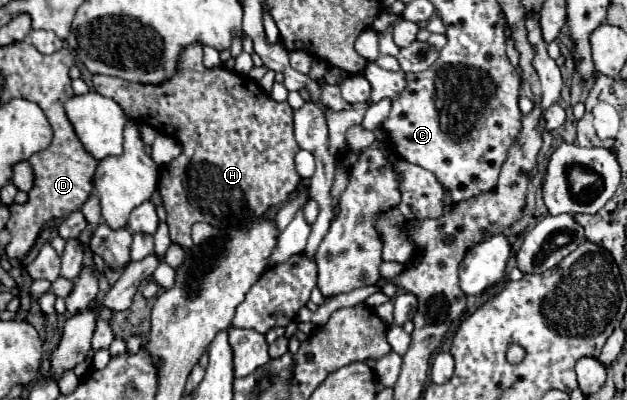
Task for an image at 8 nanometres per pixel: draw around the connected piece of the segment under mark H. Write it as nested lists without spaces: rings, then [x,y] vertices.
[[[188,44],[180,54],[176,74],[160,84],[128,82],[102,74],[94,74],[92,82],[96,92],[116,100],[130,120],[138,124],[146,122],[148,126],[154,126],[156,132],[172,136],[182,144],[182,154],[160,168],[158,192],[162,194],[162,204],[168,214],[166,224],[170,226],[170,238],[184,250],[190,250],[192,246],[190,230],[194,222],[208,222],[220,228],[224,226],[222,218],[234,208],[254,208],[254,216],[262,216],[270,206],[286,202],[300,186],[302,178],[294,168],[294,156],[300,146],[294,138],[294,110],[290,104],[274,102],[250,76],[242,76],[224,66],[206,68],[202,64],[202,44]]]

